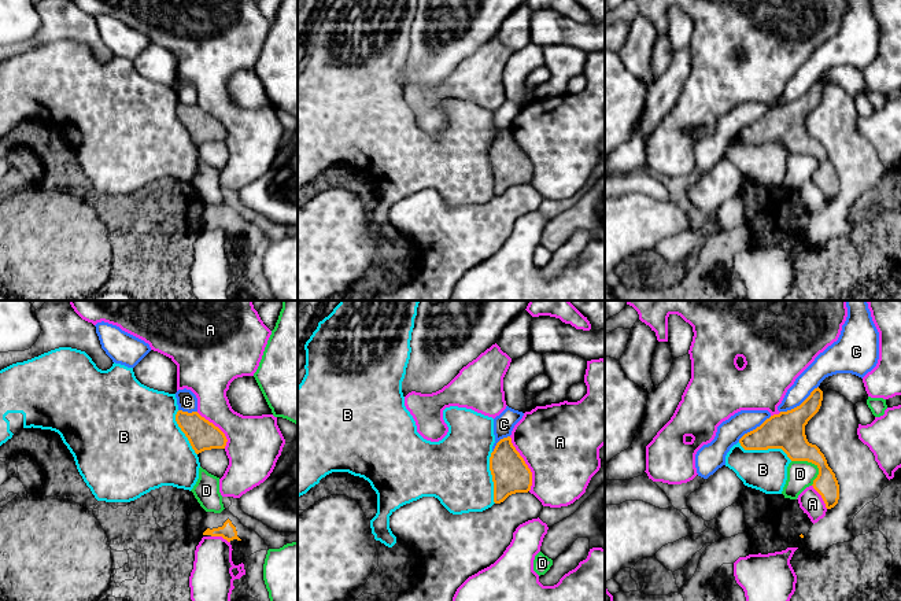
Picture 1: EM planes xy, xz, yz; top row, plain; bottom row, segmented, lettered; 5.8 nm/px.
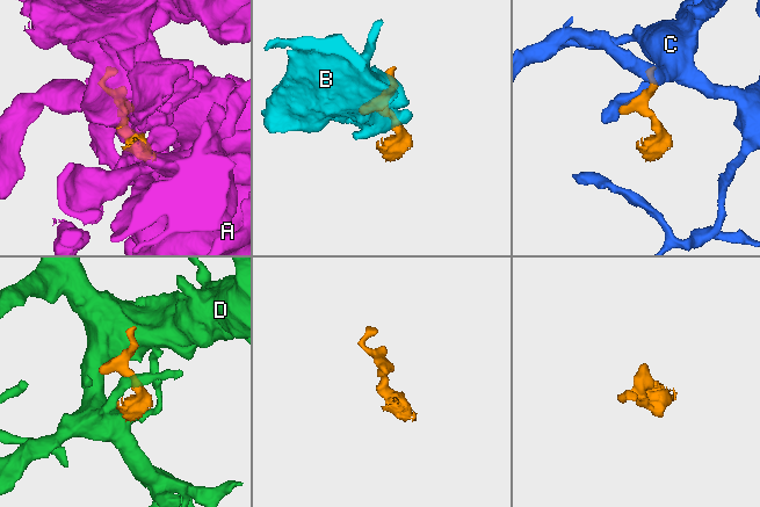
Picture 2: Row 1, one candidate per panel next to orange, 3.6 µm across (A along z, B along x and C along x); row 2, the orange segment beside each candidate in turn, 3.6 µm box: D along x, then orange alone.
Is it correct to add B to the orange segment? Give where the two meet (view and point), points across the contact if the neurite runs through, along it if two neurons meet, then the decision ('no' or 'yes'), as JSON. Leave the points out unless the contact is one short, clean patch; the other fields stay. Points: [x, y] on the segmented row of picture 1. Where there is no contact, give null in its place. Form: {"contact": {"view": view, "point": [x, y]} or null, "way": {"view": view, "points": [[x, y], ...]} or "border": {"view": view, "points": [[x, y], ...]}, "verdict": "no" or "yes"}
{"contact": {"view": "yz", "point": [765, 449]}, "verdict": "yes"}

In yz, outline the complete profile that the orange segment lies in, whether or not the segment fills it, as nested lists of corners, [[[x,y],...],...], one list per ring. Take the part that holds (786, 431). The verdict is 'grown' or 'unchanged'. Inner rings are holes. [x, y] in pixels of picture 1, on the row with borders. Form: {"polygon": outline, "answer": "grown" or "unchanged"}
{"polygon": [[[817,387],[797,408],[767,419],[760,427],[745,434],[725,456],[745,486],[765,494],[782,494],[791,461],[808,461],[819,468],[813,488],[831,509],[839,499],[839,484],[824,454],[808,442],[805,425],[819,412],[823,391]]], "answer": "grown"}

